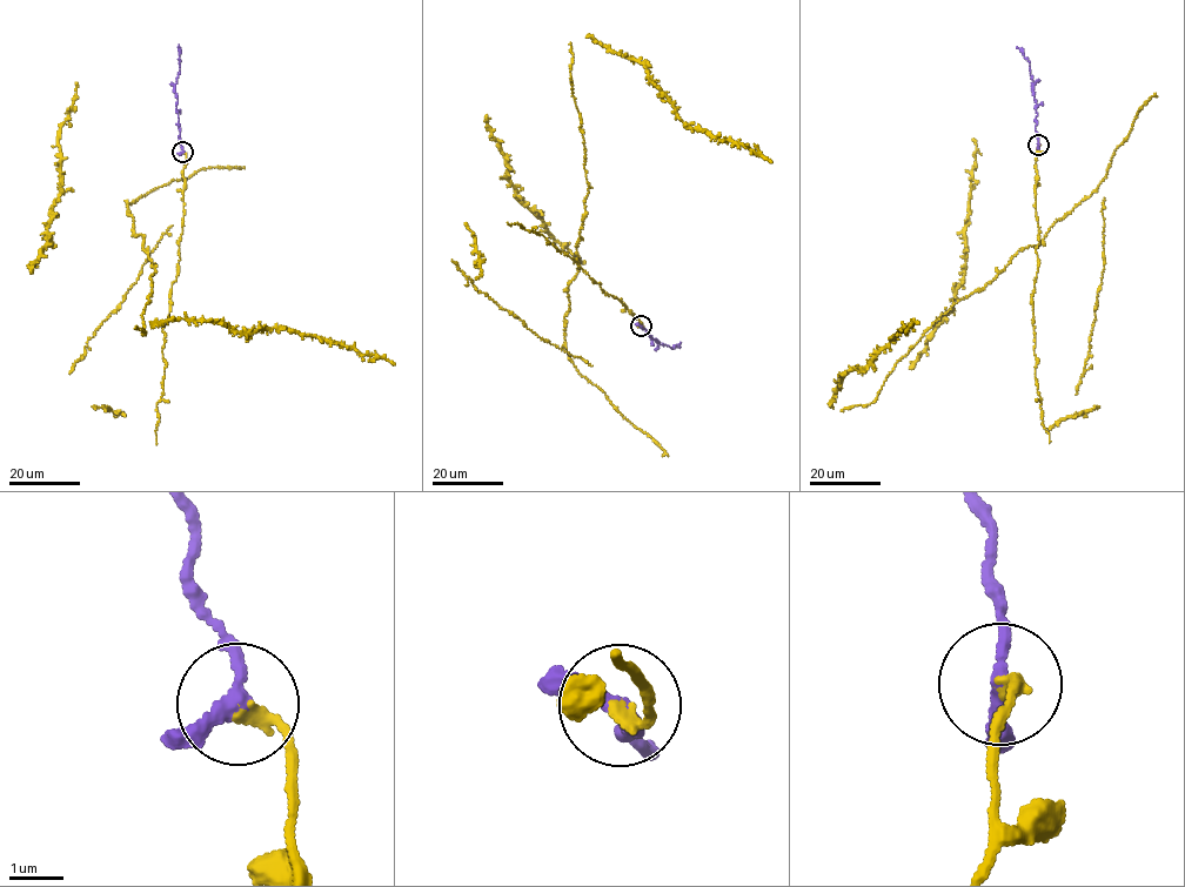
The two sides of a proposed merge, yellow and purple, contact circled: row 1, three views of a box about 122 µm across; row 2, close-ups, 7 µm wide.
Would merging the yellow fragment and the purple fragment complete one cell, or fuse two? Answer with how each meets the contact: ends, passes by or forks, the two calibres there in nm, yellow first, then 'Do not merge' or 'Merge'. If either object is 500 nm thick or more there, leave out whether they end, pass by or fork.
At the ring yellow ends. At the ring purple passes by. Thickness 200 nm (yellow) against 240 nm. Merge

